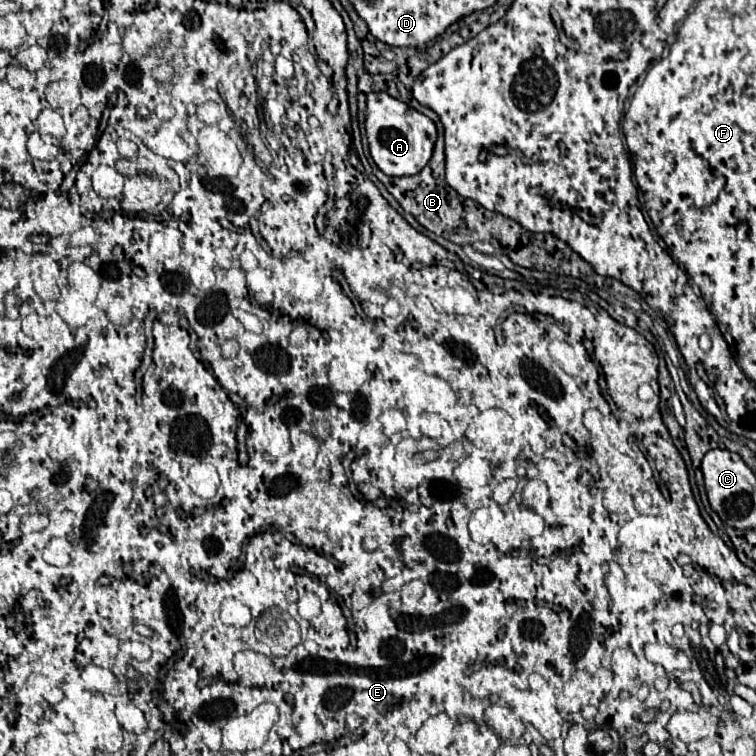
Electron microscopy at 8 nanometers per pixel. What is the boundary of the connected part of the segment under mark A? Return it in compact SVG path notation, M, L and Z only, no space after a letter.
M389 93L367 95L365 133L367 133L369 153L375 165L389 177L407 177L419 173L431 159L433 145L437 139L435 123L429 117L415 111L403 101L393 99Z

